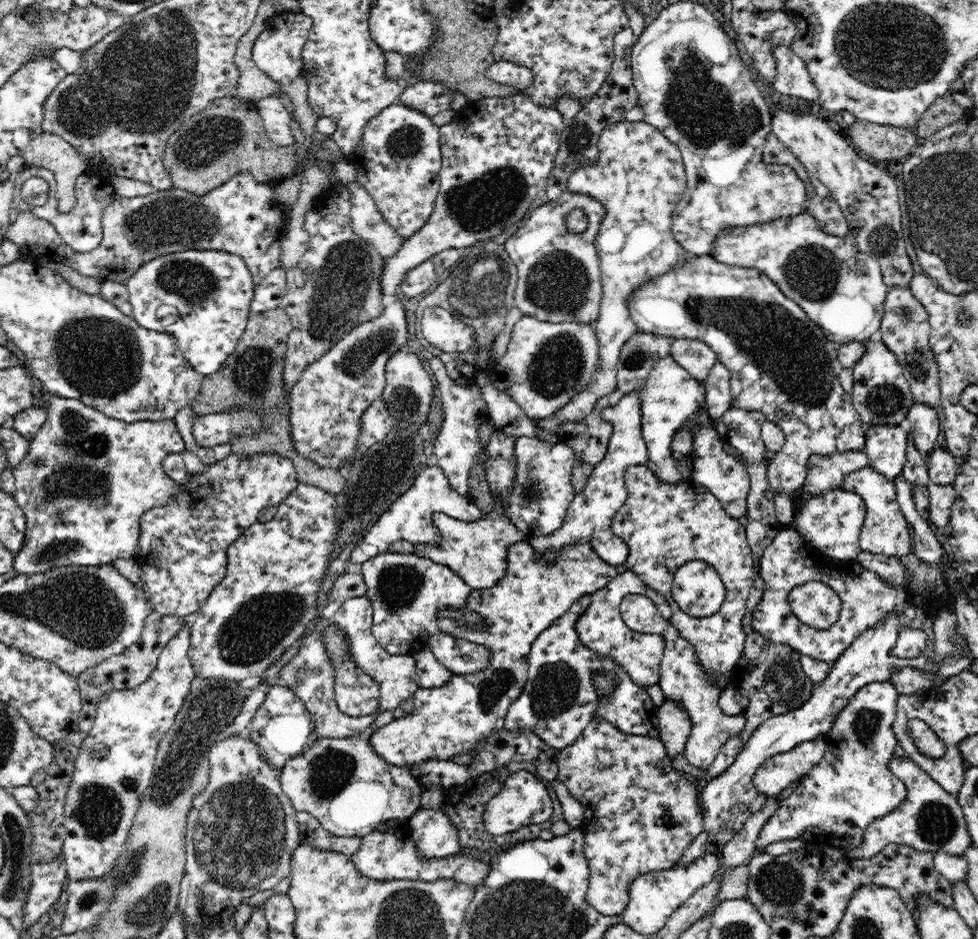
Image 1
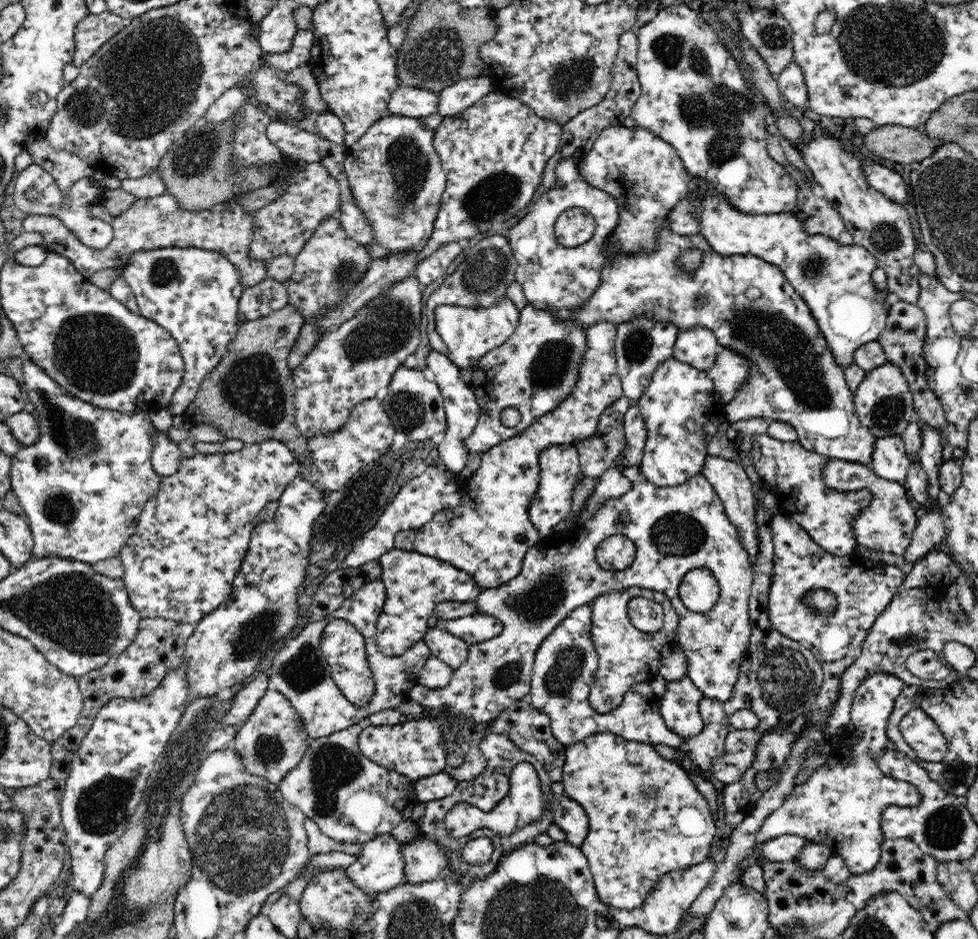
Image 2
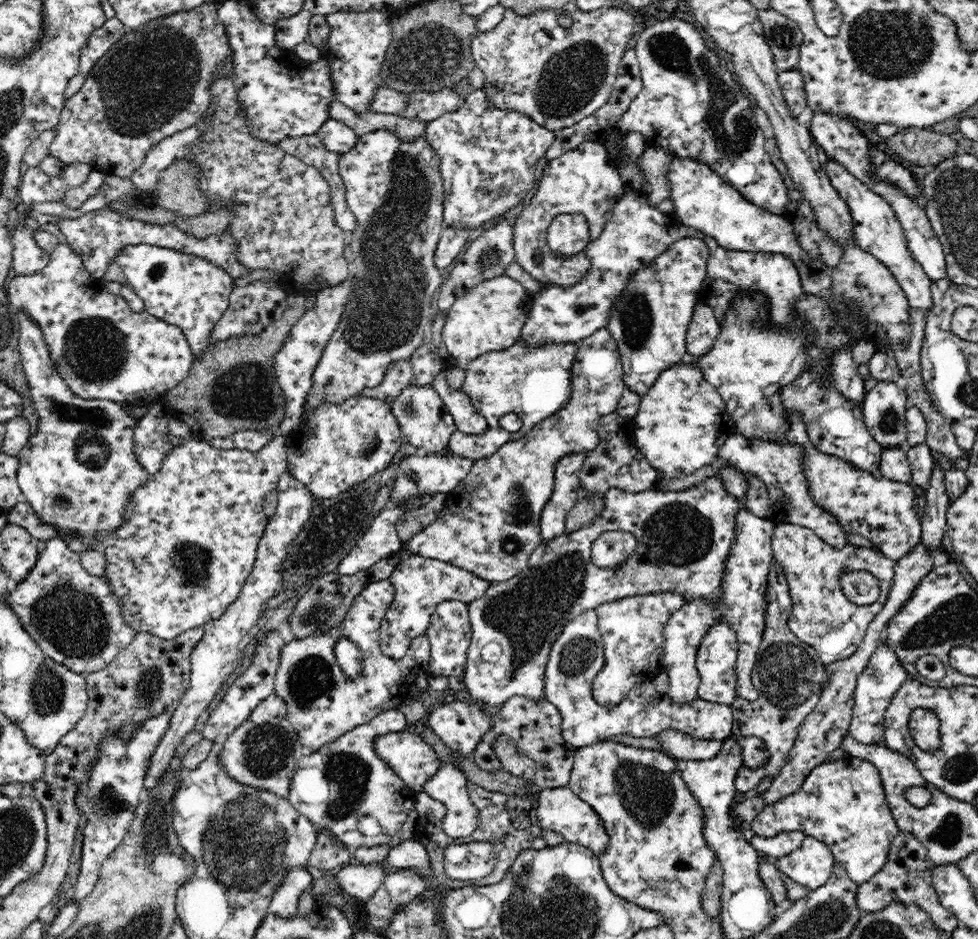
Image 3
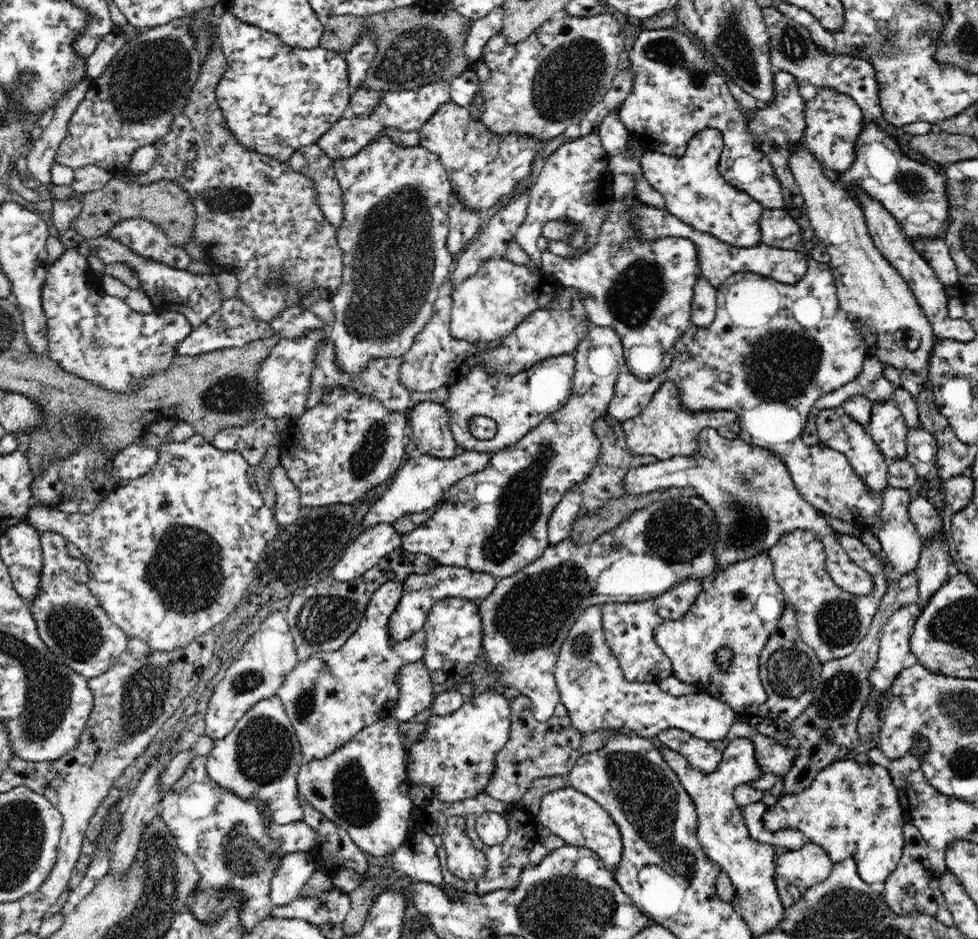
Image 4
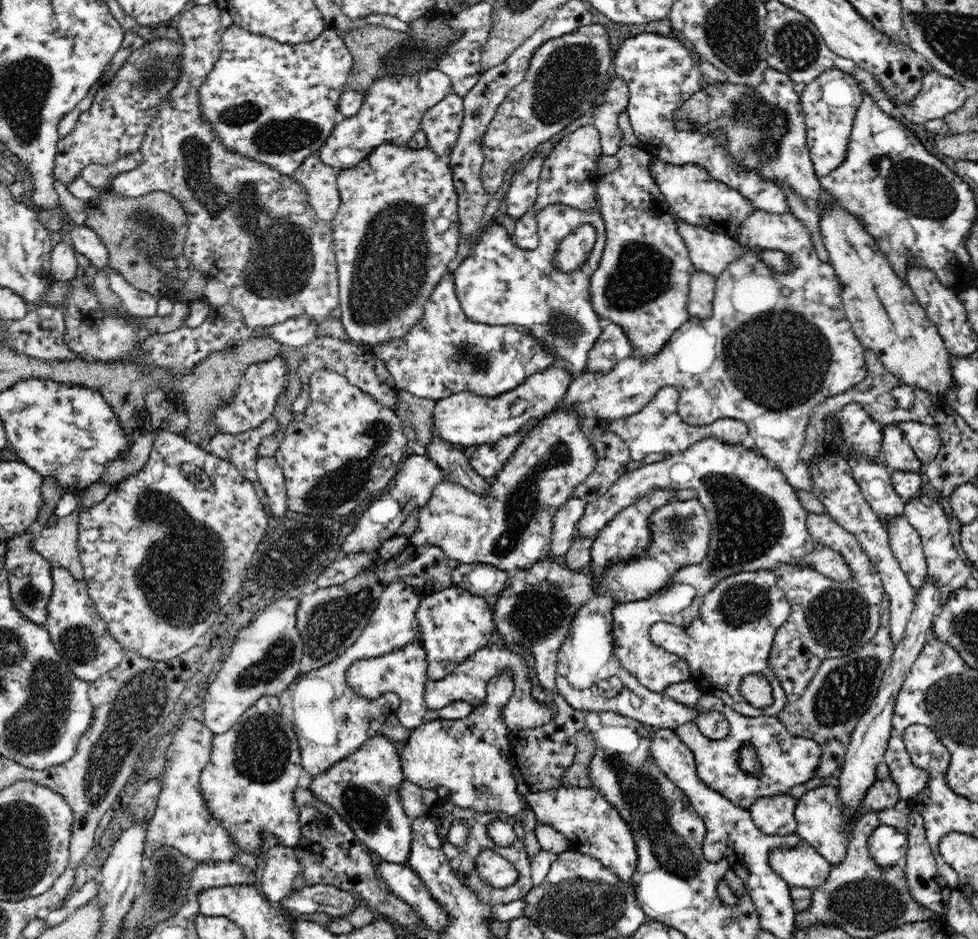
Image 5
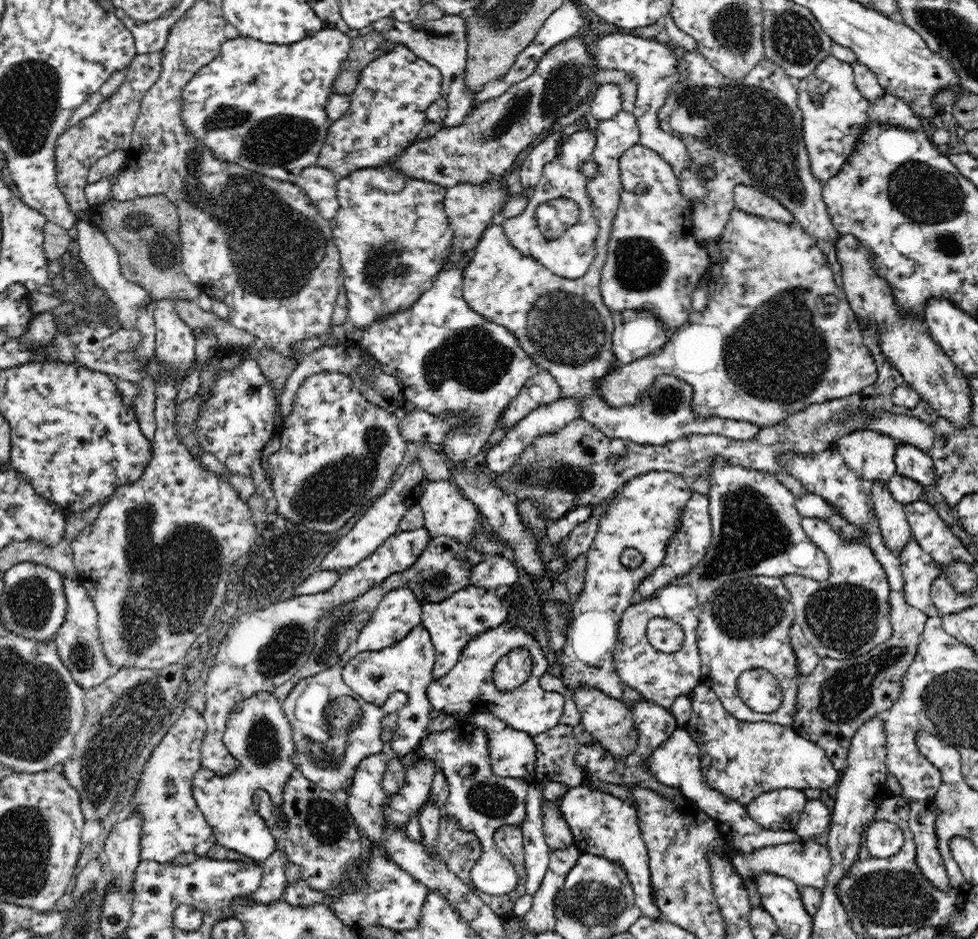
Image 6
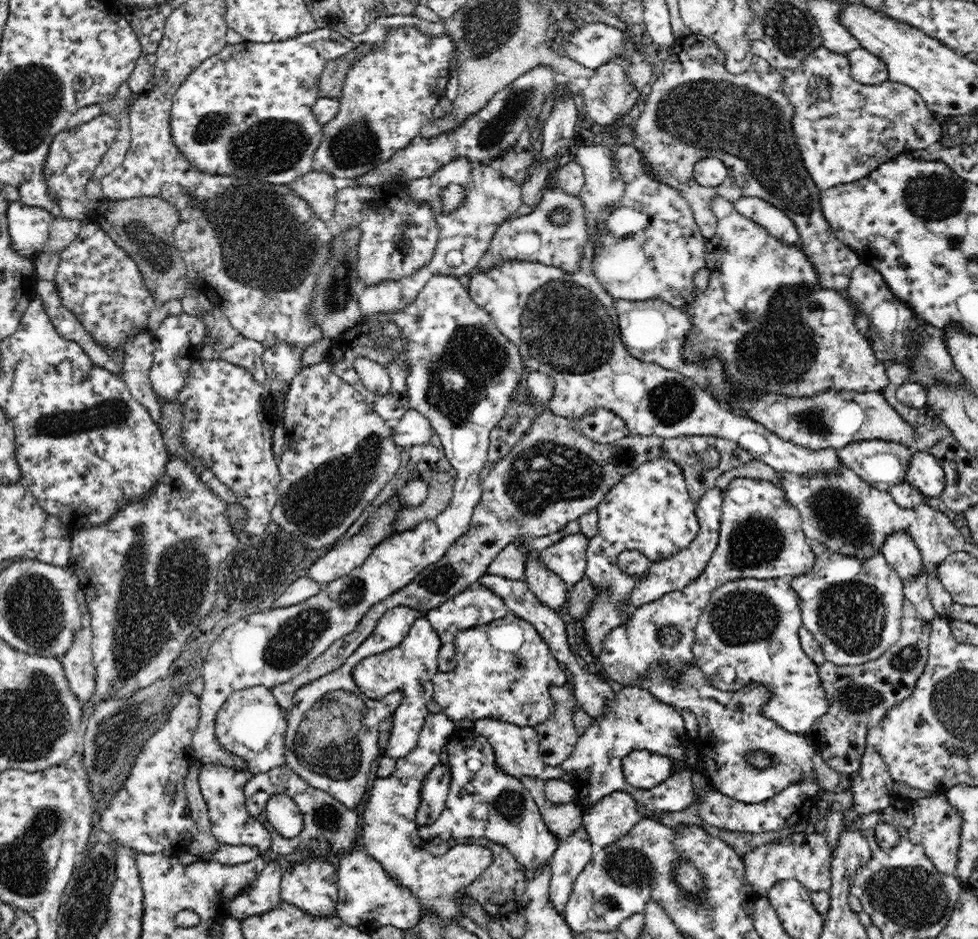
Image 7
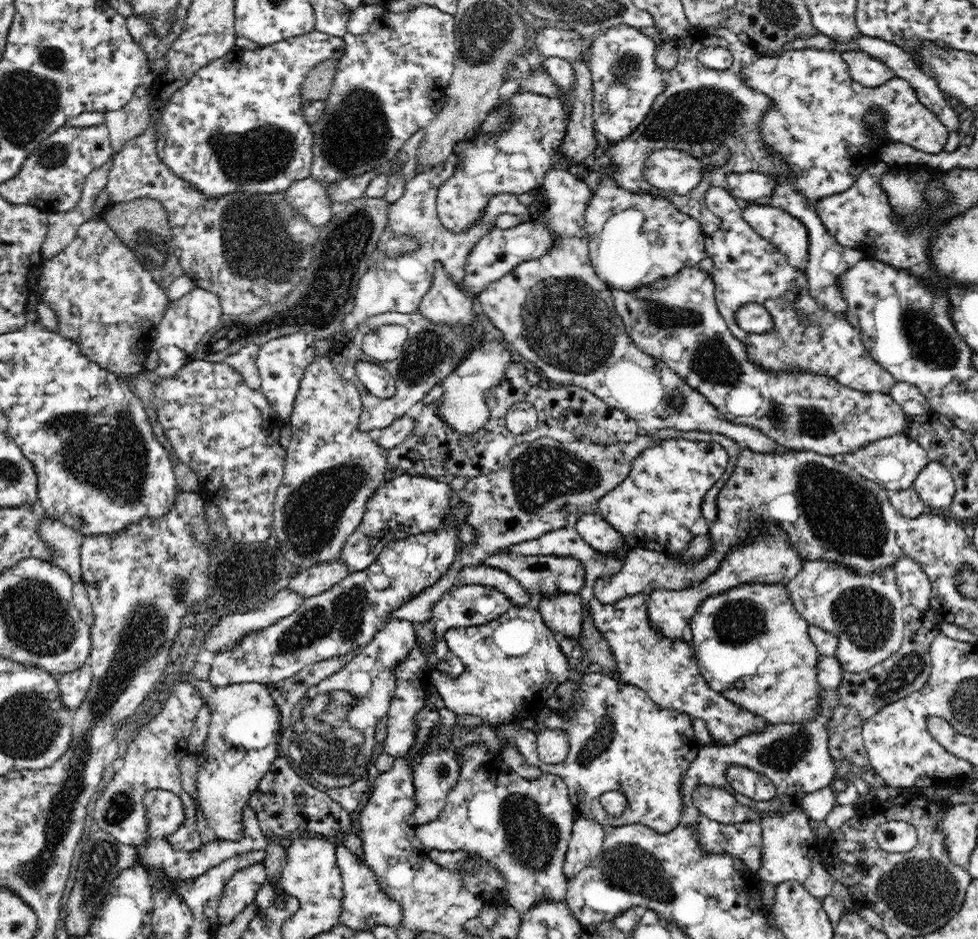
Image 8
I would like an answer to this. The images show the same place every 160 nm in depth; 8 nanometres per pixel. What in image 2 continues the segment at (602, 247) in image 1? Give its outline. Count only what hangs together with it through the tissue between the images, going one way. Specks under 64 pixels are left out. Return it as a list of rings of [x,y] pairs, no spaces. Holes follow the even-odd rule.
[[[626,125],[608,127],[598,135],[592,150],[589,150],[588,154],[580,160],[579,171],[581,177],[590,186],[611,194],[619,206],[618,222],[605,241],[605,250],[609,256],[606,259],[614,260],[616,252],[619,254],[634,254],[634,252],[650,254],[660,248],[660,241],[656,234],[663,225],[667,225],[669,212],[683,196],[686,196],[688,191],[689,172],[672,145],[642,127],[626,127]],[[602,321],[590,326],[585,332],[587,335],[586,352],[580,364],[578,381],[572,392],[552,412],[541,416],[522,434],[492,446],[481,455],[478,470],[469,480],[463,480],[461,483],[462,496],[464,496],[462,503],[456,508],[440,509],[430,522],[419,528],[415,532],[414,551],[449,562],[456,568],[464,570],[482,589],[502,586],[520,574],[527,550],[541,537],[539,530],[536,530],[528,518],[528,509],[539,485],[539,452],[550,446],[573,445],[593,436],[597,430],[600,415],[623,395],[615,355],[617,325]]]

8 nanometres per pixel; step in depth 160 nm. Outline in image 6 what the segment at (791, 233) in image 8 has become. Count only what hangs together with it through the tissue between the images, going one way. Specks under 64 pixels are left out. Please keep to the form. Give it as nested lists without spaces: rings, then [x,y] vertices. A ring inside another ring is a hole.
[[[739,184],[733,190],[732,207],[757,217],[768,218],[786,224],[795,223],[793,214],[776,198],[752,187]]]

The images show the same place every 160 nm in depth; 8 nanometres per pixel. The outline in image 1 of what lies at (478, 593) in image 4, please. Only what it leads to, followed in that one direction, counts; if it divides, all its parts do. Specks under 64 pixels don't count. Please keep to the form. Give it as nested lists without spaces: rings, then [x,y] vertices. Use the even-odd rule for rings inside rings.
[[[380,553],[361,564],[362,577],[366,583],[367,596],[372,603],[372,632],[376,640],[388,654],[413,656],[416,652],[428,648],[429,638],[439,630],[438,612],[444,607],[463,606],[472,588],[456,572],[447,566],[422,558],[417,554]]]

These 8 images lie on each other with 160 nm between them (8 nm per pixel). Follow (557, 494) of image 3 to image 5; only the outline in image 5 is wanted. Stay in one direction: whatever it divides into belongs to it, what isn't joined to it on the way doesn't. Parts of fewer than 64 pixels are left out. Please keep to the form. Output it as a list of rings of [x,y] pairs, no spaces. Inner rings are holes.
[[[570,497],[556,511],[551,530],[550,554],[547,558],[562,559],[572,546],[576,537],[578,521],[583,517],[587,502],[581,498]]]

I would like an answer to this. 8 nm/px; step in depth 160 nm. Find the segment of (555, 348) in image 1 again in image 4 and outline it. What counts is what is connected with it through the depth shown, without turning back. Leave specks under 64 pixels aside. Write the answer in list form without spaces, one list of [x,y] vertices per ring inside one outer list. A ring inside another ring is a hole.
[[[573,354],[550,357],[514,376],[489,374],[485,366],[474,366],[462,380],[449,389],[449,397],[443,402],[444,407],[448,409],[451,432],[456,445],[464,451],[490,453],[513,446],[548,415],[554,414],[564,406],[572,394],[575,368]],[[475,416],[487,417],[497,422],[495,438],[479,440],[470,434],[469,424]]]

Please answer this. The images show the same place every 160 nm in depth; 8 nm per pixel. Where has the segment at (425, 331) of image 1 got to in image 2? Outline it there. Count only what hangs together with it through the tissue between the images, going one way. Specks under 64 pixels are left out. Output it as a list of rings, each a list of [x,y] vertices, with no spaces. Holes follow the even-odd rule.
[[[506,293],[494,307],[480,309],[480,307],[444,305],[434,310],[434,317],[436,317],[435,331],[449,350],[446,356],[460,370],[469,367],[476,368],[482,356],[507,342],[520,324],[520,311],[506,296]]]

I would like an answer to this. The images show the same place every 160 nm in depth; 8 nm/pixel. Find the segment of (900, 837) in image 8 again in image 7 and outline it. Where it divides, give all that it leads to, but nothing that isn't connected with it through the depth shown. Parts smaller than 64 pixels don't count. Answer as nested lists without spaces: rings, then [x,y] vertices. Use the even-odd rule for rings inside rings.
[[[944,794],[920,798],[914,802],[914,824],[903,830],[903,839],[911,845],[924,847],[924,851],[932,864],[942,873],[954,875],[960,854],[960,833],[962,813],[948,802]]]

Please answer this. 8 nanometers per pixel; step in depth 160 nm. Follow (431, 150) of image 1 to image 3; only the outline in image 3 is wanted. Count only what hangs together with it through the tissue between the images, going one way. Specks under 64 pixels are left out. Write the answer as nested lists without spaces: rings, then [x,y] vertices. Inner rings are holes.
[[[386,129],[375,130],[358,137],[358,142],[344,154],[339,155],[339,173],[344,181],[345,197],[347,206],[356,215],[356,228],[351,232],[352,241],[346,248],[348,250],[350,259],[348,279],[354,281],[354,288],[350,294],[350,301],[347,303],[342,319],[340,320],[336,331],[333,333],[332,339],[325,347],[320,362],[312,374],[312,386],[308,396],[306,397],[306,404],[303,410],[303,419],[308,418],[308,414],[314,408],[320,408],[324,402],[337,404],[348,400],[362,392],[364,388],[374,388],[380,382],[384,381],[388,368],[394,365],[397,361],[408,361],[412,352],[423,346],[424,336],[431,330],[431,316],[432,316],[432,300],[434,300],[434,292],[443,282],[442,272],[435,268],[433,262],[433,254],[435,253],[436,245],[438,244],[441,232],[444,230],[444,183],[441,175],[441,168],[439,157],[432,148],[432,145],[424,139],[424,137],[415,138],[413,141],[404,142],[396,137],[396,134],[388,132]]]

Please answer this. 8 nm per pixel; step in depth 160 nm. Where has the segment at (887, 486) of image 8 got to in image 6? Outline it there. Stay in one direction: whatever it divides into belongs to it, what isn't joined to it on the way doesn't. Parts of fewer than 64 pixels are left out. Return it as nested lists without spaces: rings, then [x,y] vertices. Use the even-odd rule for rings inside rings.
[[[862,428],[839,439],[833,448],[865,483],[878,481],[886,485],[897,473],[893,457],[896,446],[892,438]]]

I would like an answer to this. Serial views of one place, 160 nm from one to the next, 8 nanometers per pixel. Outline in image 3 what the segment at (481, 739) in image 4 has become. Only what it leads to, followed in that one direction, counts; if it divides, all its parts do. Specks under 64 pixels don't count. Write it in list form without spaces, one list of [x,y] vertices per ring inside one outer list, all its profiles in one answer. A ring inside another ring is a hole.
[[[476,702],[446,703],[429,715],[429,728],[444,746],[460,757],[471,757],[490,725],[491,716]],[[441,762],[436,774],[424,783],[423,791],[446,805],[443,832],[452,838],[470,836],[479,826],[479,812],[469,798],[468,777],[455,762]]]

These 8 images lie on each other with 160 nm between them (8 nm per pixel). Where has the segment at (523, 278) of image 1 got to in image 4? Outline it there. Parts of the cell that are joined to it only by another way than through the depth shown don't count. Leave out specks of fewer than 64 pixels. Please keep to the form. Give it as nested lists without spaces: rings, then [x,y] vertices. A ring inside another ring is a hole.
[[[592,132],[566,141],[546,159],[536,183],[531,186],[526,218],[515,232],[515,240],[535,266],[541,264],[541,251],[536,246],[538,244],[536,240],[542,236],[544,225],[551,220],[560,218],[575,220],[583,226],[587,239],[580,248],[574,248],[565,241],[549,240],[548,251],[560,257],[573,257],[594,247],[598,230],[608,214],[609,202],[613,200],[614,174],[608,168],[609,157],[599,135]]]

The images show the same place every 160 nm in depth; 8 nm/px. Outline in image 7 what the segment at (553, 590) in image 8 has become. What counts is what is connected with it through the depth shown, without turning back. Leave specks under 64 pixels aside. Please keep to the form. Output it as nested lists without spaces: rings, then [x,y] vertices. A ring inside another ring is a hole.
[[[584,533],[571,534],[541,550],[538,559],[571,587],[586,576],[588,543]]]

